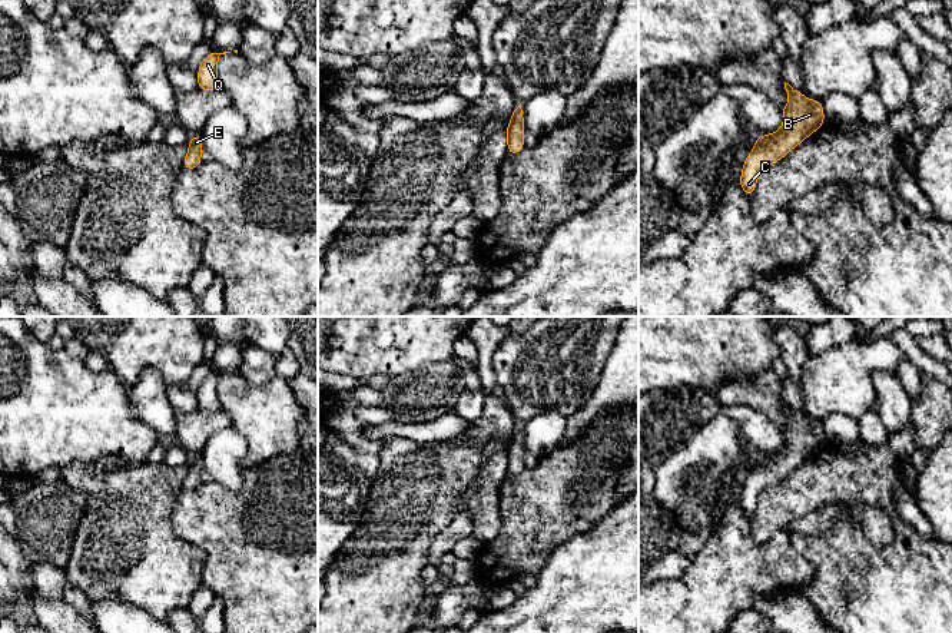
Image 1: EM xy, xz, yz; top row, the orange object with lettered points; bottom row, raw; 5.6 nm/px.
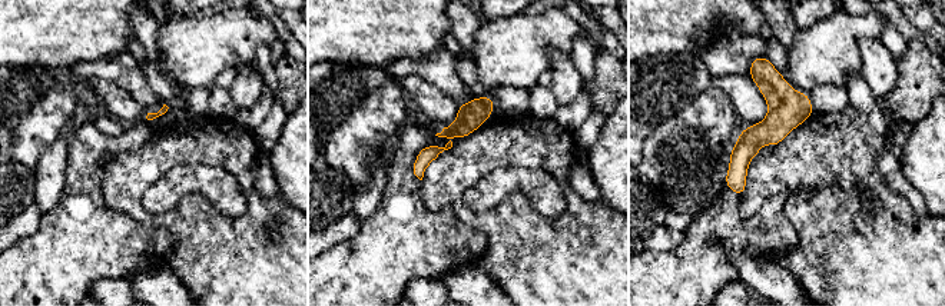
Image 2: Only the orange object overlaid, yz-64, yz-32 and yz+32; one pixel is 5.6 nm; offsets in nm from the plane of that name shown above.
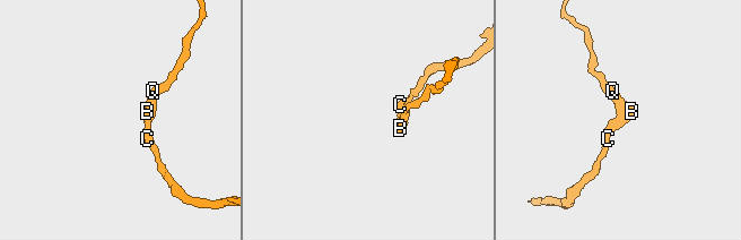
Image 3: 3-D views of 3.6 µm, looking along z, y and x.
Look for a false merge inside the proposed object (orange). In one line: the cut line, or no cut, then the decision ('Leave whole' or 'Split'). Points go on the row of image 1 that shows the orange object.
No split. Leave whole

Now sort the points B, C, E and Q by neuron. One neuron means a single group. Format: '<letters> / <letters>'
B C E Q

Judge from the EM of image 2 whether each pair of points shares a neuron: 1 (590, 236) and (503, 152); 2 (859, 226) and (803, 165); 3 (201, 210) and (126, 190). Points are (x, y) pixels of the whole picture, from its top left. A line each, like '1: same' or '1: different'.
1: same
2: same
3: same

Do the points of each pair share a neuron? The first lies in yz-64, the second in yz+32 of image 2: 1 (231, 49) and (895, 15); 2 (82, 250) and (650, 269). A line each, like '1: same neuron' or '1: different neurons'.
1: different neurons
2: same neuron

